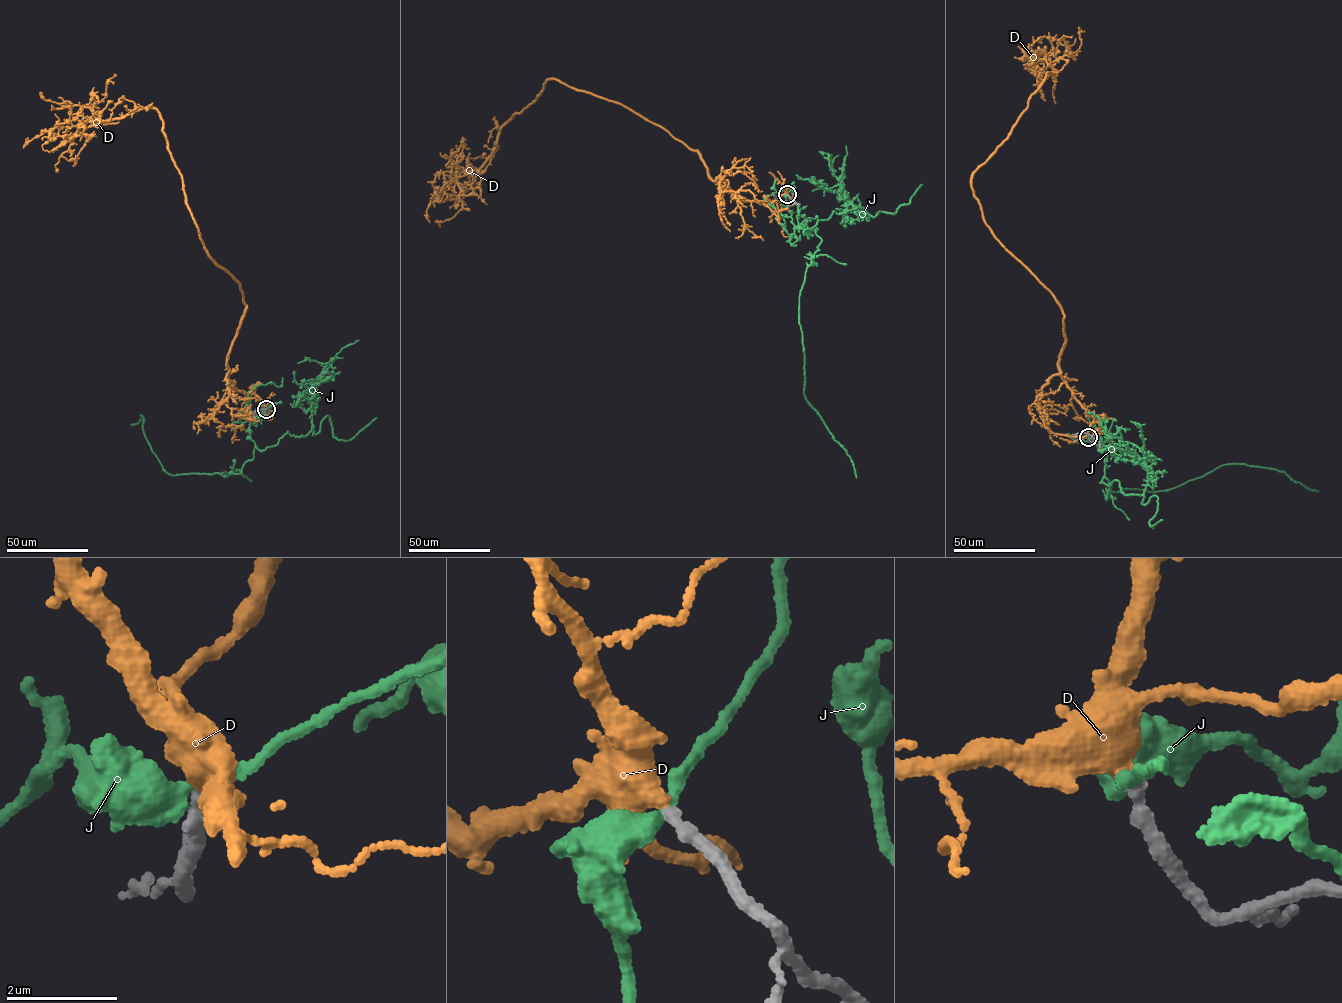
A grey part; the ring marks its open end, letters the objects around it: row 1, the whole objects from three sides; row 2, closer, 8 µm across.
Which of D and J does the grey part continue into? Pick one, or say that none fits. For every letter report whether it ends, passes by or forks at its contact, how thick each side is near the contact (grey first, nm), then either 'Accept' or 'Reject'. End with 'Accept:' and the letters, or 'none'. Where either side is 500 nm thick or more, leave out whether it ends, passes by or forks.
D: It ends there. Thickness 240 nm (grey) against 480 nm. Accept
J: It passes by. Thickness 280 nm (grey) against 380 nm. Reject
Accept: D

